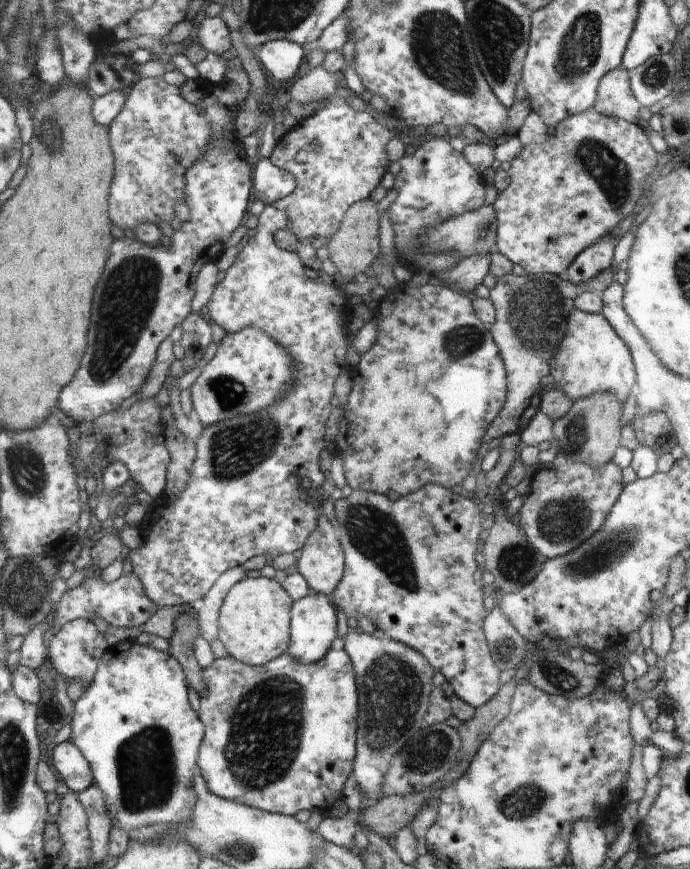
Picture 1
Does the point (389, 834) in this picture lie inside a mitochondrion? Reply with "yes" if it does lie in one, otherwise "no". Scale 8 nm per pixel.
no

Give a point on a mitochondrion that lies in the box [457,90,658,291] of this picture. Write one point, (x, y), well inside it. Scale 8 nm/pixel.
(612, 175)

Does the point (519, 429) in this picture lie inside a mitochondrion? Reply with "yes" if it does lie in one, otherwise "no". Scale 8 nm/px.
no

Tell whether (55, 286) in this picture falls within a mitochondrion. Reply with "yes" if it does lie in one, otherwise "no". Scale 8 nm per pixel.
no

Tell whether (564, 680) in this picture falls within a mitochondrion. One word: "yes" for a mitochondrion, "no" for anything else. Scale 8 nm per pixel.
yes

